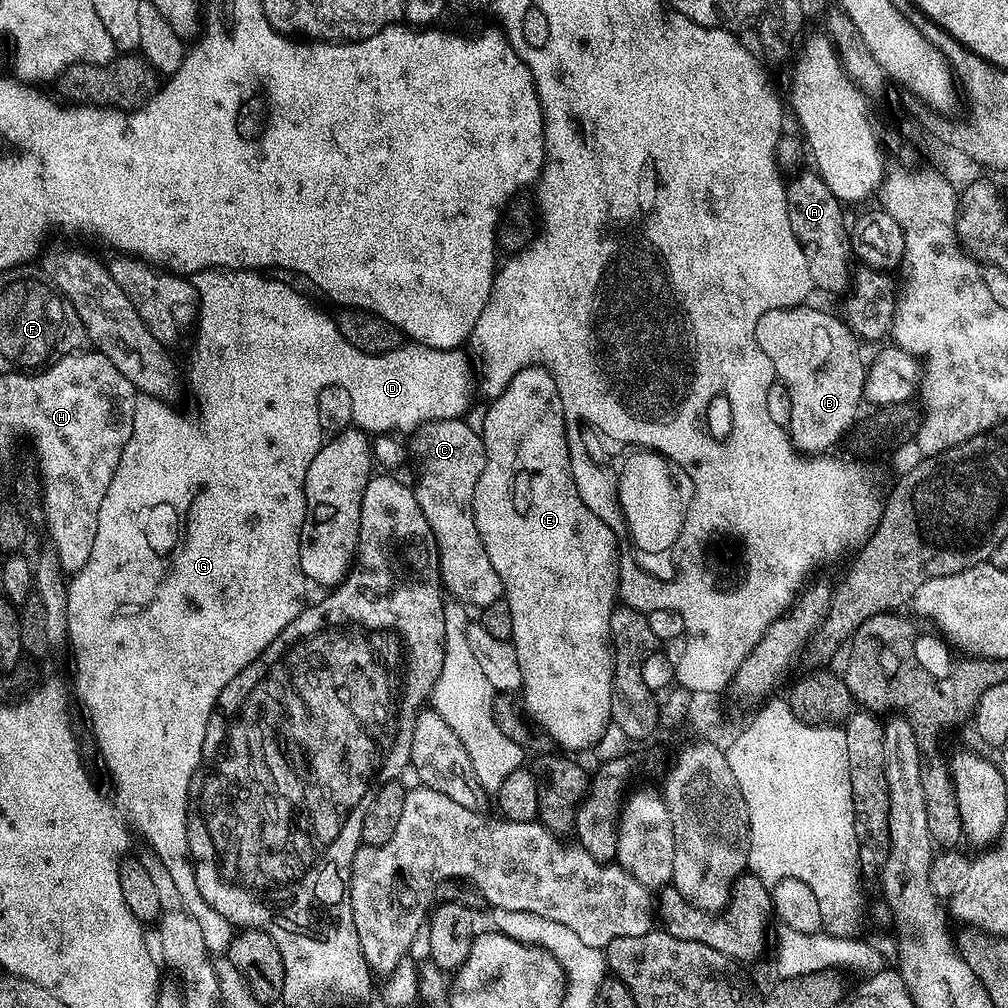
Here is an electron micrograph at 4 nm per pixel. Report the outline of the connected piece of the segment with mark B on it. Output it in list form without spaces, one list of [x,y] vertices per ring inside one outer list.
[[[808,307],[766,310],[766,314],[756,320],[756,347],[762,355],[770,358],[777,381],[784,384],[789,391],[791,415],[787,429],[792,443],[801,453],[824,454],[832,450],[836,443],[841,443],[849,428],[858,419],[860,404],[865,403],[866,360],[860,357],[861,341],[839,315],[831,316],[820,308]]]

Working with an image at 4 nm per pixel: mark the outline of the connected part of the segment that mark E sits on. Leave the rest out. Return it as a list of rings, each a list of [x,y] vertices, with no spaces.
[[[535,367],[522,370],[516,374],[496,397],[484,416],[484,453],[486,454],[486,466],[482,466],[482,474],[478,478],[478,486],[474,486],[474,498],[472,499],[472,513],[474,522],[478,526],[478,534],[482,538],[482,546],[486,550],[486,558],[494,565],[494,570],[504,587],[502,599],[510,606],[510,615],[514,617],[514,634],[512,645],[518,654],[518,666],[522,666],[522,704],[527,715],[533,721],[541,724],[549,741],[553,745],[561,744],[561,749],[572,754],[580,754],[583,748],[591,749],[602,738],[602,734],[612,723],[612,635],[610,634],[610,618],[612,611],[618,606],[618,589],[620,586],[620,549],[614,530],[582,502],[578,494],[578,486],[572,477],[570,466],[570,450],[568,449],[568,435],[564,425],[564,411],[562,410],[562,398],[558,398],[558,386],[554,378],[545,368]]]

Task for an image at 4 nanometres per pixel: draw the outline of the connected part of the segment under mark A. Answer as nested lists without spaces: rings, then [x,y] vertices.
[[[809,170],[796,176],[786,184],[788,193],[788,217],[790,226],[806,254],[810,266],[810,278],[817,289],[824,292],[847,293],[854,275],[854,257],[850,239],[850,224],[844,221],[845,205],[836,197],[835,192],[822,182],[815,171]]]

